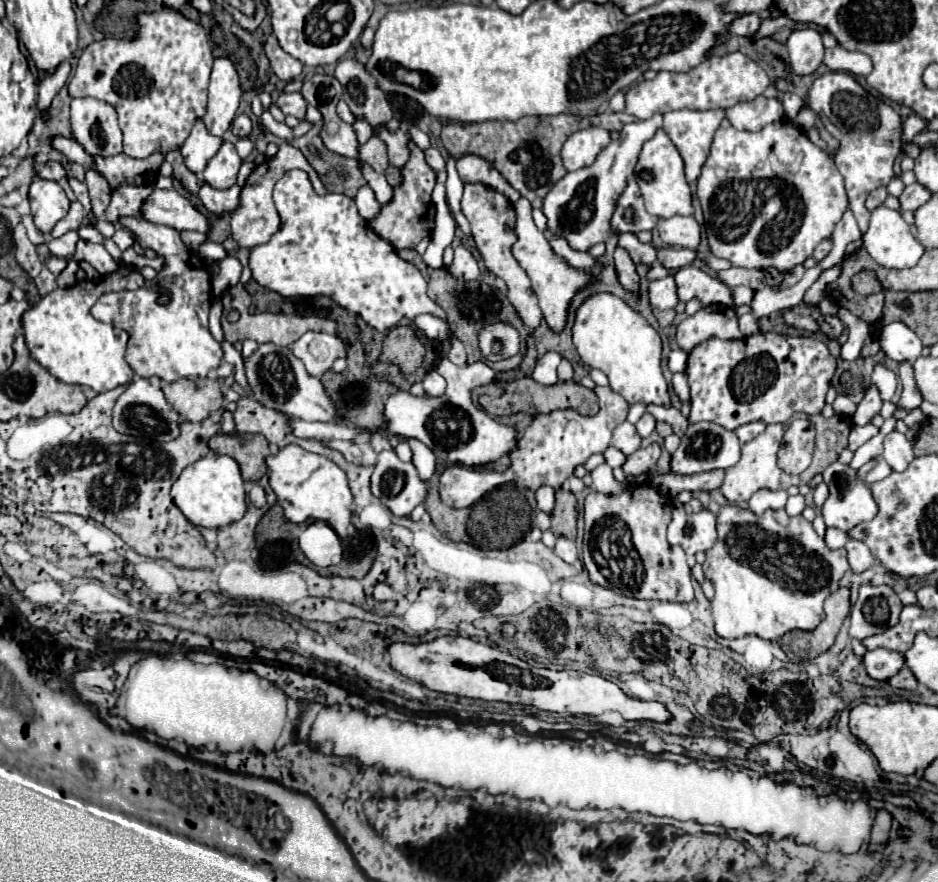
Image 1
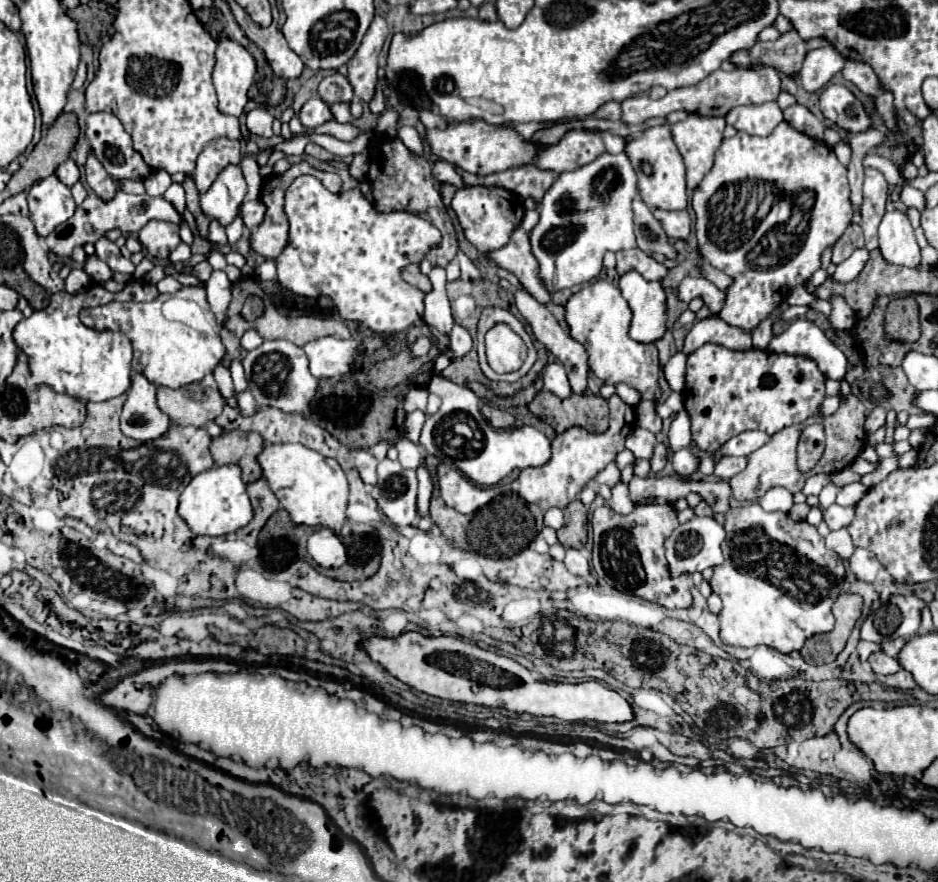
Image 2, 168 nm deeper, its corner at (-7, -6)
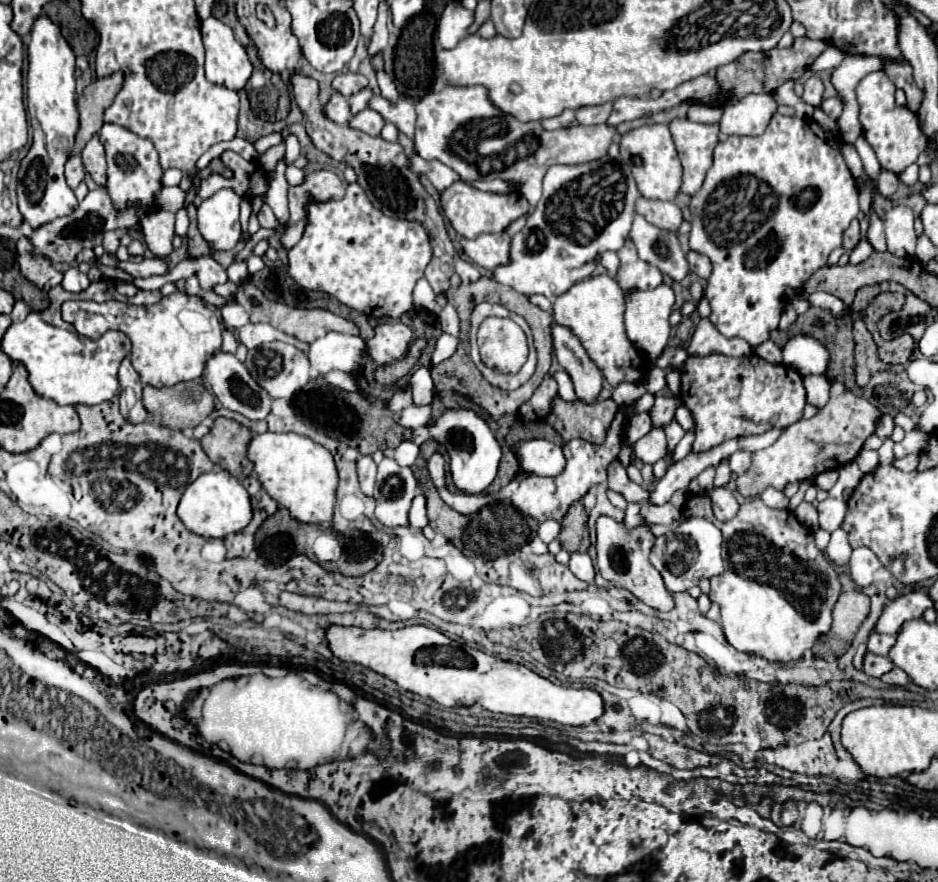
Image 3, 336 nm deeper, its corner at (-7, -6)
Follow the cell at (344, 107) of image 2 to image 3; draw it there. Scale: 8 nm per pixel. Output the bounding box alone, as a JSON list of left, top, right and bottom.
[349,87,373,113]

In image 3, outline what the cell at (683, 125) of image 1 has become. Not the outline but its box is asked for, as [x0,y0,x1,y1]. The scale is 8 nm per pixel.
[669,119,719,195]

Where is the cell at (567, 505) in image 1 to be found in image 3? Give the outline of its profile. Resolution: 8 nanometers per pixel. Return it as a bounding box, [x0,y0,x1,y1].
[561,501,589,553]

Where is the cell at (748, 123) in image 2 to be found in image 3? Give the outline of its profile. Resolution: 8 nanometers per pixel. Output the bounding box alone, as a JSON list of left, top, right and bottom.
[719,95,777,135]

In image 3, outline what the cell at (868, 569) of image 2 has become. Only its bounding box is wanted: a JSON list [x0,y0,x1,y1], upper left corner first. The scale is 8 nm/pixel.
[849,547,881,587]

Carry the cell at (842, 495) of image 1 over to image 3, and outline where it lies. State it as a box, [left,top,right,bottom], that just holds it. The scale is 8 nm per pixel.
[817,497,847,533]

